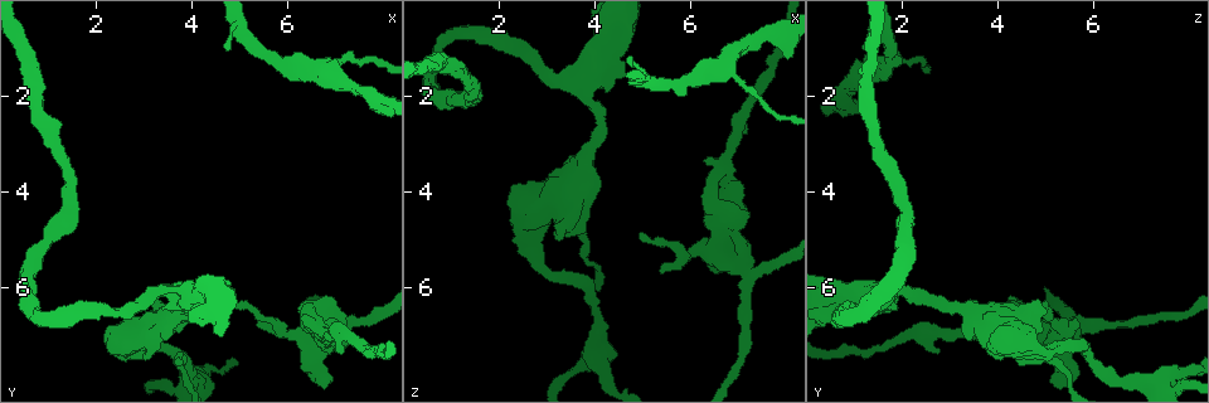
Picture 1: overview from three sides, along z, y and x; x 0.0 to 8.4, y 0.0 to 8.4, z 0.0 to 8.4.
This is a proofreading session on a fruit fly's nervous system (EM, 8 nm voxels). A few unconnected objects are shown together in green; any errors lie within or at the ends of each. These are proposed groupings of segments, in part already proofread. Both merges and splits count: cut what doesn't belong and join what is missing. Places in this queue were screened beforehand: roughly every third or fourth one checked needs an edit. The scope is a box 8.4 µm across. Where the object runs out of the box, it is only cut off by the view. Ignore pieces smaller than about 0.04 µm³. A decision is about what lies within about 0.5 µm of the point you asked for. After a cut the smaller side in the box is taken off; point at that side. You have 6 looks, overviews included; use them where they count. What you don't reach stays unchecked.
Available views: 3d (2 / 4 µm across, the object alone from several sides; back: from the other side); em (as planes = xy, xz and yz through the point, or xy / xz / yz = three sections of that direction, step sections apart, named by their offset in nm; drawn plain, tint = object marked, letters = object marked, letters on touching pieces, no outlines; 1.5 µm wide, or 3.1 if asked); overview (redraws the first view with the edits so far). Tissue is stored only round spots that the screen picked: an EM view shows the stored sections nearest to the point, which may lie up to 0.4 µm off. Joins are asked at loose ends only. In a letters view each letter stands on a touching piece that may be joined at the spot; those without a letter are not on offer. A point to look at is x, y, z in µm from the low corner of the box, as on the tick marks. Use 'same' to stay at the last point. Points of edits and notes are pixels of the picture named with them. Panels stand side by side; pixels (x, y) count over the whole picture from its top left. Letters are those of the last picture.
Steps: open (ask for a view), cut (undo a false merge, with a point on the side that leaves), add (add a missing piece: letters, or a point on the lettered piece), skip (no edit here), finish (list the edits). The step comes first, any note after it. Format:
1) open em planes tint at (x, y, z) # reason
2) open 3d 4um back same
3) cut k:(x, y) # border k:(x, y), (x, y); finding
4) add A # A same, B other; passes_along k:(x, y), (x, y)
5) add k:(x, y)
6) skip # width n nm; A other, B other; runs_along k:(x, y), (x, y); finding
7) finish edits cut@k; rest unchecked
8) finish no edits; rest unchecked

open 3d 2um at (4.75, 1.00, 1.20)

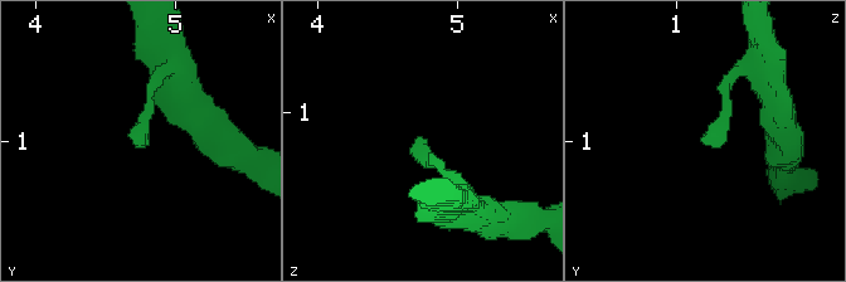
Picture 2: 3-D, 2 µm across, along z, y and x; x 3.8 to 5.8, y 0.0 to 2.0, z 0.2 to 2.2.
open em planes letters at (4.78, 1.02, 1.24) # shape alone is not enough

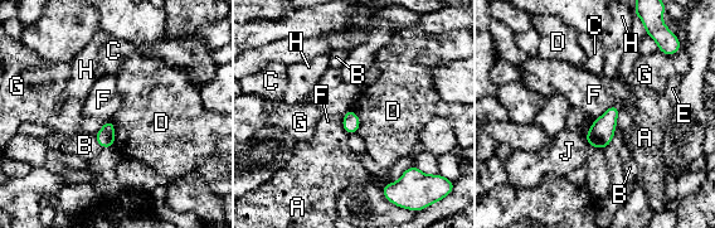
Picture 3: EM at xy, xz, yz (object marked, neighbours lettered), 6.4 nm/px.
skip # A other, B other, C other, D other, E other, F other, G other, H other, J other; border 3:(111, 120), (115, 145); none of them fits

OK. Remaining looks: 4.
open em xy step 4 tint at (4.90, 6.40, 4.90) # free end

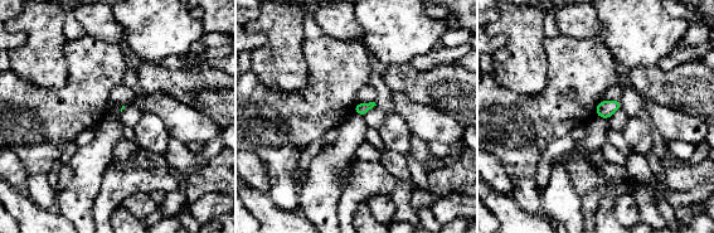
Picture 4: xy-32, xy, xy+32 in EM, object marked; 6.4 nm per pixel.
open em planes letters same

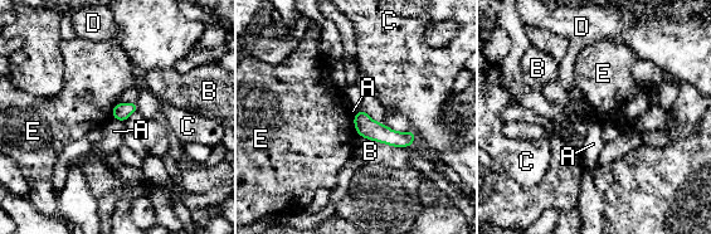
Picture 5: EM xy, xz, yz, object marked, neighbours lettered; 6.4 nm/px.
skip # longest_contact B 340 nm; A other, B other, C other, D other, E other; runs_along 5:(356, 118), (389, 137), (410, 140); no lettered piece goes on from it

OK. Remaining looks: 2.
open em planes letters at (3.15, 6.30, 4.85) # stops while still wide

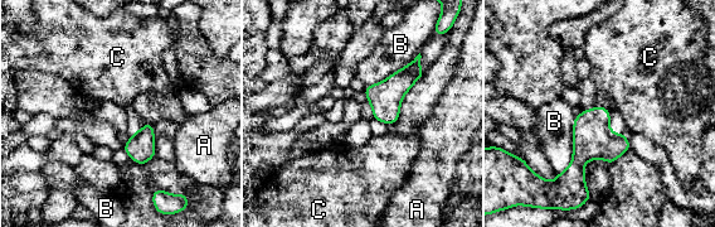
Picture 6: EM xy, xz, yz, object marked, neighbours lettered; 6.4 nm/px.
skip # A other, B other, C other; border 6:(575, 116), (572, 160), (558, 173); no lettered piece goes on from it

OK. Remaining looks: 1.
finish no edits; rest unchecked

